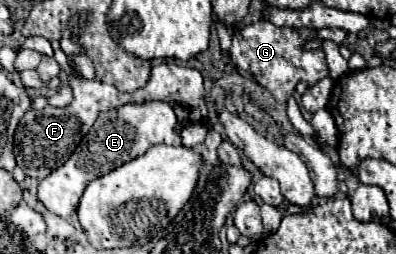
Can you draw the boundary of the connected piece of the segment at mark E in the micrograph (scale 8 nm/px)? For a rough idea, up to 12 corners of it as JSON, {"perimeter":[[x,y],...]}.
{"perimeter":[[169,103],[101,111],[73,155],[39,183],[69,217],[93,179],[157,143],[181,145]]}

